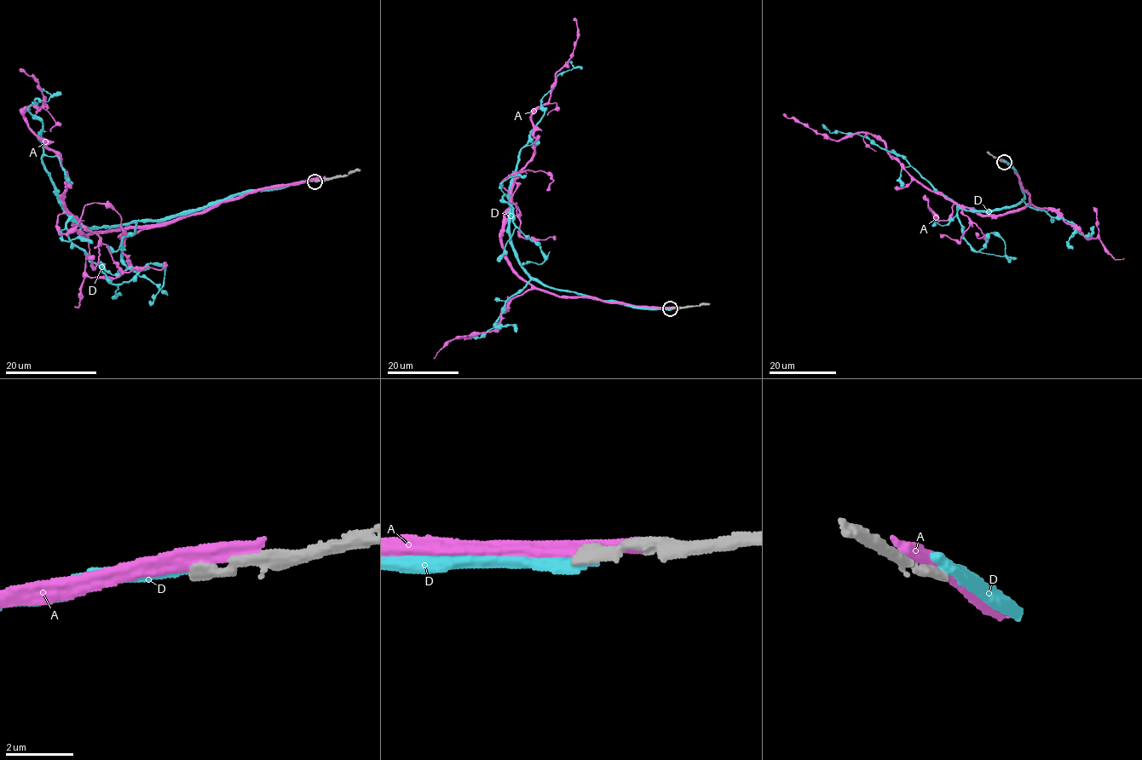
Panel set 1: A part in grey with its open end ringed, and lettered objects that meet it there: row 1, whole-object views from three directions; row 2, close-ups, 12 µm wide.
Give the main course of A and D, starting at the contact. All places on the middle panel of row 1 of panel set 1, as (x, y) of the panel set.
A: (671, 308), (544, 292), (518, 274), (502, 244), (512, 184), (537, 141), (531, 115), (570, 57), (575, 17)
D: (670, 308), (542, 284), (511, 243), (510, 182), (543, 116), (541, 98), (573, 66), (570, 60)

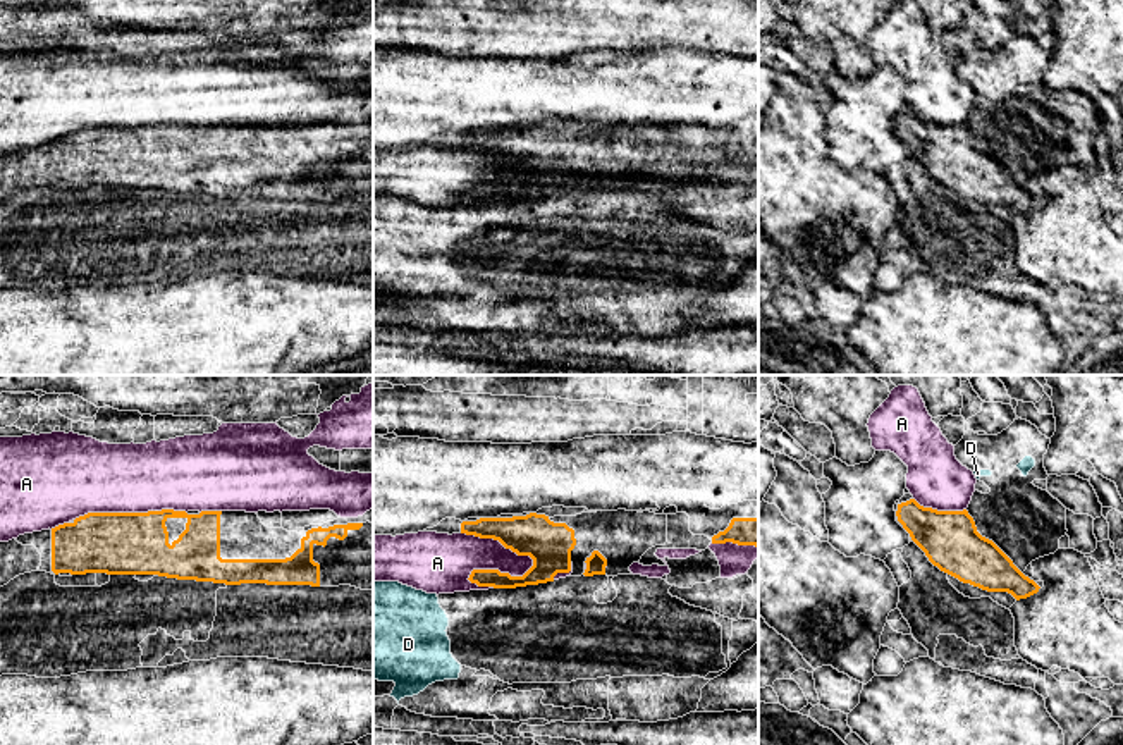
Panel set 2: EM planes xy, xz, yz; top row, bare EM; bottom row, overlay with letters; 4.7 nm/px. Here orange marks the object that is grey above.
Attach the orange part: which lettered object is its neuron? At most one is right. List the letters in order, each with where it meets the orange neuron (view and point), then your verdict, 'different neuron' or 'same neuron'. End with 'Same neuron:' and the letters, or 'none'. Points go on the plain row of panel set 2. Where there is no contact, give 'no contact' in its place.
A: xz (499, 155) | different neuron
D: no contact | different neuron
Same neuron: none

